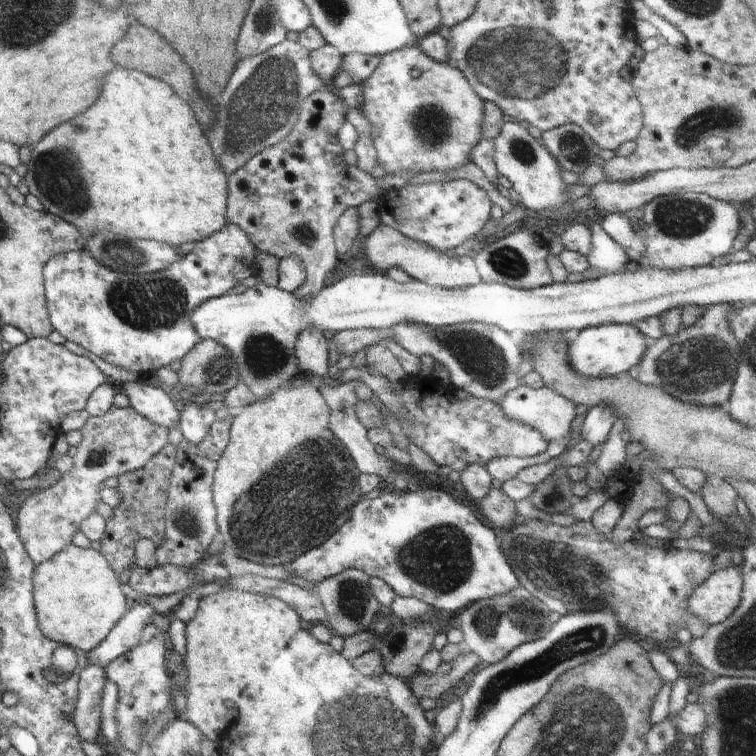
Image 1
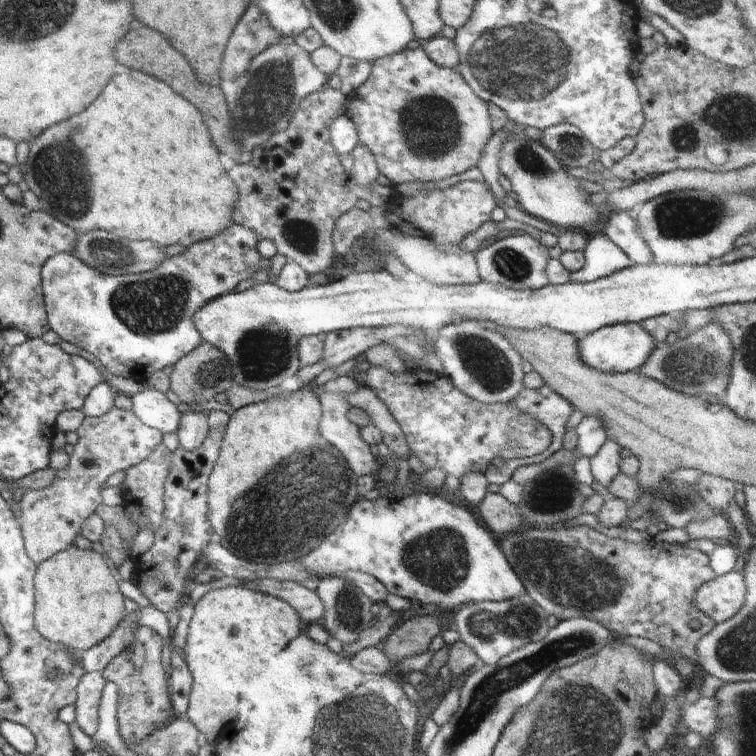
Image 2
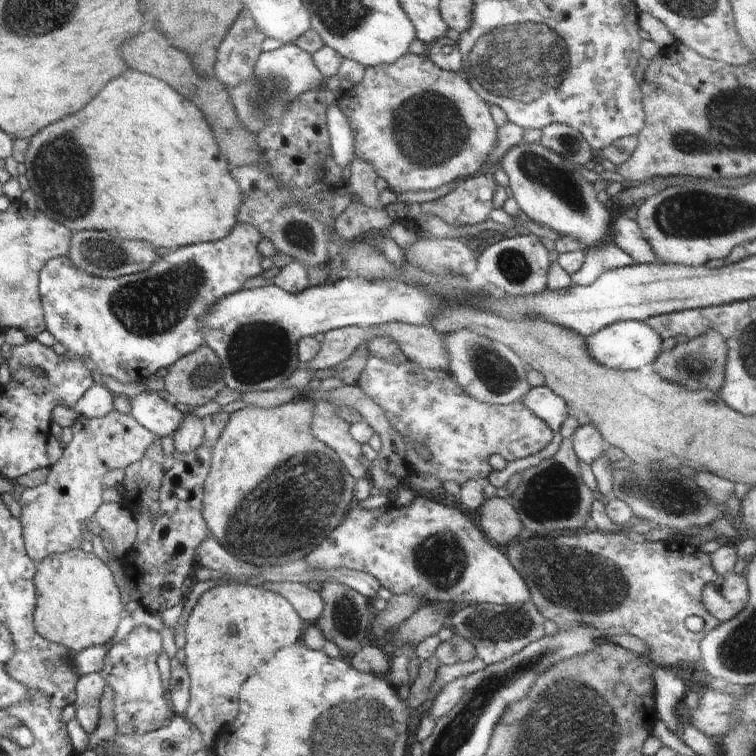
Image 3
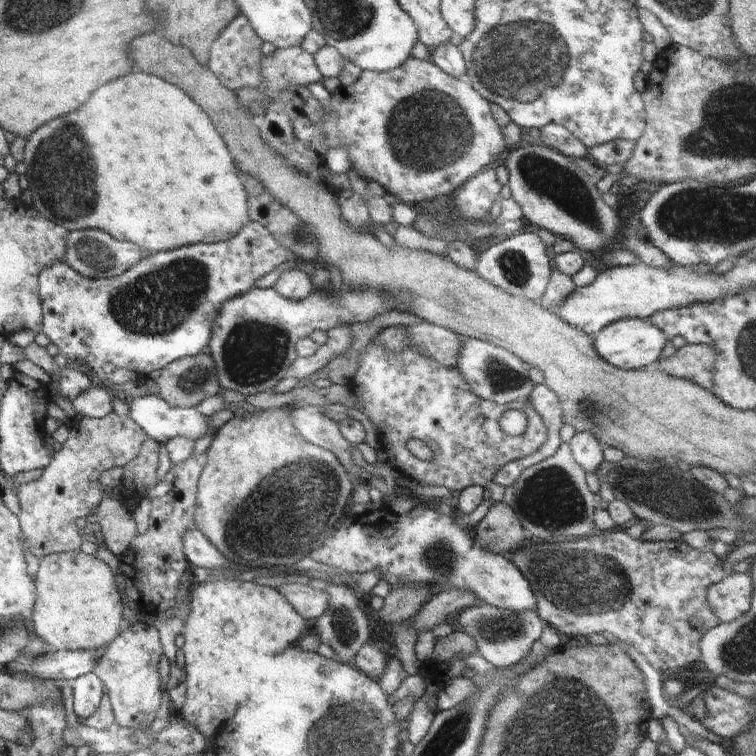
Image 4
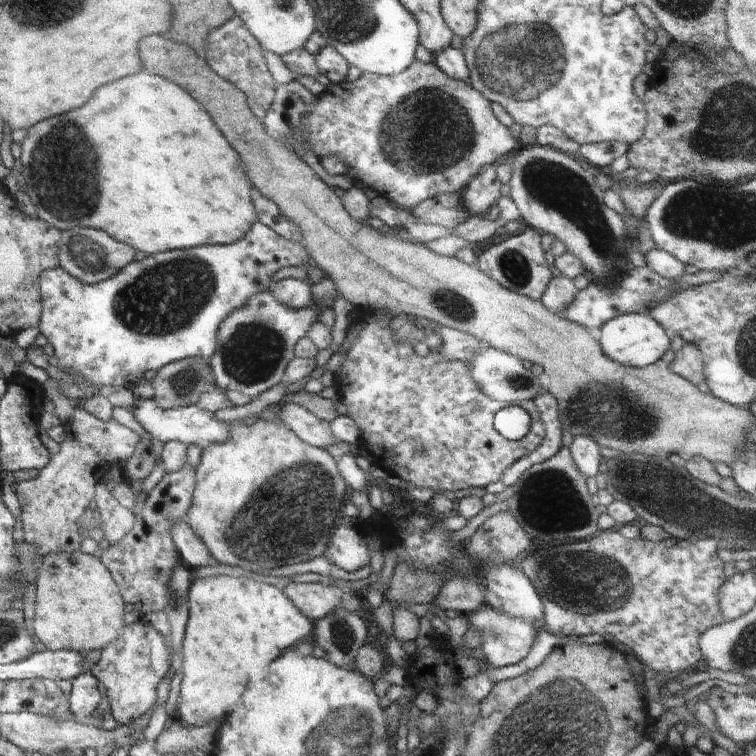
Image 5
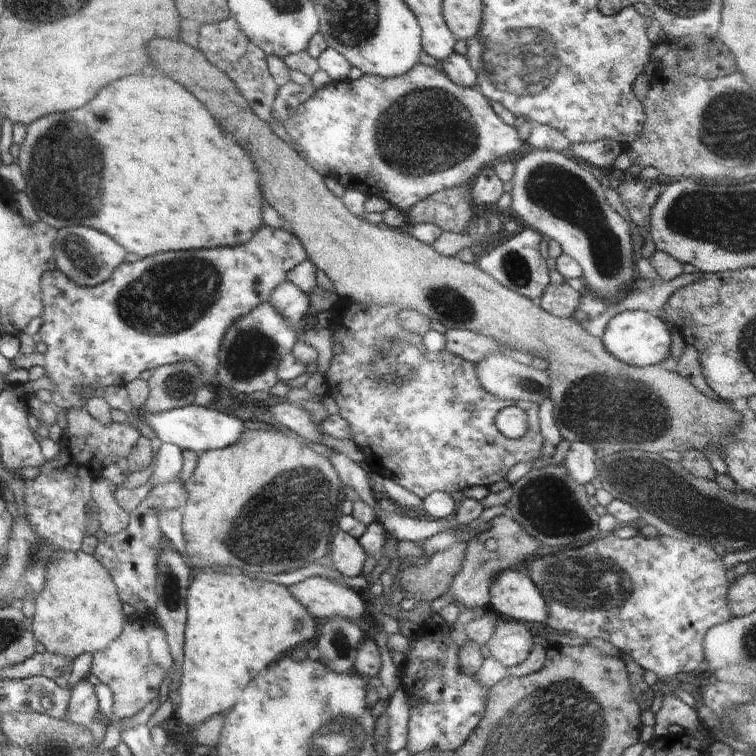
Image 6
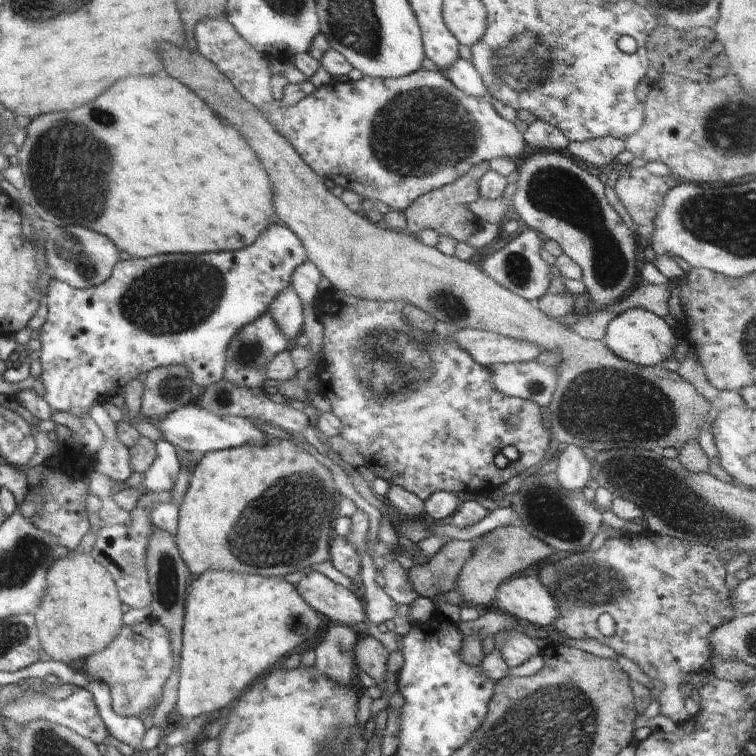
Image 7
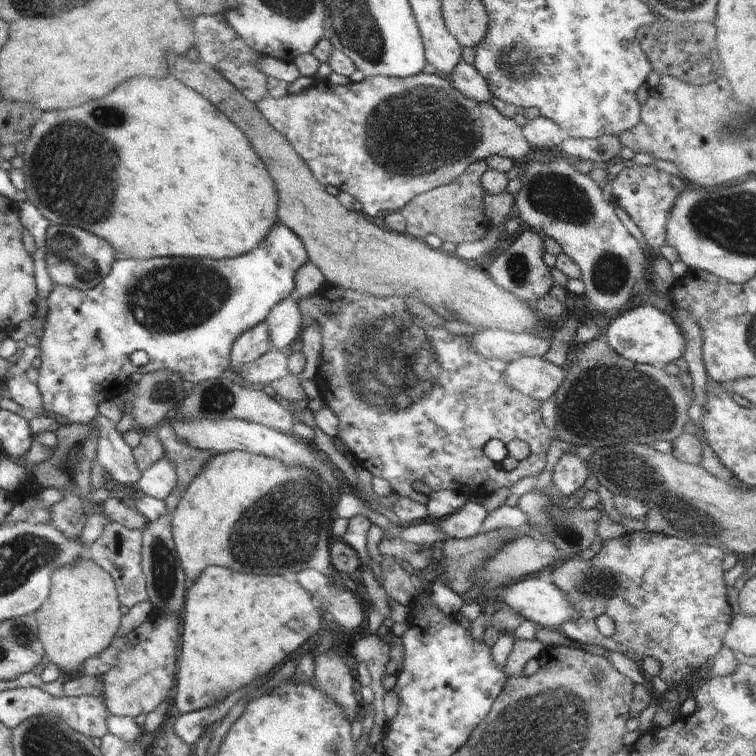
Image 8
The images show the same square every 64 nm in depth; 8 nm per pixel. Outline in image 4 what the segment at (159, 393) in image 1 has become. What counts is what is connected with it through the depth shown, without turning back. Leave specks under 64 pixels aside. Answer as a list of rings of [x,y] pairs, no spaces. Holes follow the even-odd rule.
[[[158,395],[133,399],[130,411],[135,424],[159,444],[174,438],[192,439],[195,442],[209,432],[207,417],[196,407],[172,407]]]

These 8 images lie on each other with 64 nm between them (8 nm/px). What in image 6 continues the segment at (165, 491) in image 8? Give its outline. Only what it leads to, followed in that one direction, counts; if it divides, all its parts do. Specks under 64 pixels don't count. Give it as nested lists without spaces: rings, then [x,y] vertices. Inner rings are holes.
[[[163,443],[155,455],[154,471],[150,476],[152,485],[167,484],[175,480],[182,469],[182,451],[178,446],[171,443]]]

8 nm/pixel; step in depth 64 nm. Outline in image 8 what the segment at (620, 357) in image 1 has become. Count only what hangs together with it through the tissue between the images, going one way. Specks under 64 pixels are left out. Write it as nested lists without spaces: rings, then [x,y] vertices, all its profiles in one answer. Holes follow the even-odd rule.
[[[654,305],[626,307],[611,317],[607,328],[604,337],[608,339],[610,347],[634,363],[644,363],[663,369],[681,358],[686,349],[686,340],[680,326],[666,311],[659,310]]]

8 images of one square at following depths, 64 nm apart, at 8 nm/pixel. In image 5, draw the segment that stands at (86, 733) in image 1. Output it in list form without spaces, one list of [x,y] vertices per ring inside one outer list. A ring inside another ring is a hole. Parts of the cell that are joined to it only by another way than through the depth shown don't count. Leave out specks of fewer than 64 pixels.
[[[86,671],[72,680],[72,692],[68,696],[69,716],[78,722],[91,715],[102,699],[103,690],[94,676]]]

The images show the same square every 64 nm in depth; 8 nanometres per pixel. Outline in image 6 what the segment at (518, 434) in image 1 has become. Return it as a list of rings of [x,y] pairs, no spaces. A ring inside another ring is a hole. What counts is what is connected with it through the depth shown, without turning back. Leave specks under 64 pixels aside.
[[[339,297],[336,306],[330,310],[333,314],[333,322],[329,327],[332,332],[333,358],[328,366],[328,374],[325,377],[327,385],[326,394],[338,405],[339,416],[347,422],[349,427],[349,438],[356,443],[356,446],[364,454],[366,464],[374,472],[384,478],[394,481],[396,484],[404,487],[418,498],[424,501],[432,492],[441,491],[447,494],[464,491],[474,486],[484,486],[490,490],[490,487],[497,482],[506,480],[508,474],[516,468],[518,464],[532,463],[540,454],[543,448],[543,437],[539,428],[539,405],[531,401],[512,401],[509,399],[500,399],[490,392],[487,392],[480,383],[477,375],[477,366],[463,357],[452,355],[446,350],[446,338],[444,334],[434,330],[429,330],[425,335],[409,332],[399,323],[398,306],[376,305],[375,303],[352,301]],[[507,407],[520,408],[527,417],[528,429],[520,438],[512,439],[505,436],[495,424],[496,416]]]

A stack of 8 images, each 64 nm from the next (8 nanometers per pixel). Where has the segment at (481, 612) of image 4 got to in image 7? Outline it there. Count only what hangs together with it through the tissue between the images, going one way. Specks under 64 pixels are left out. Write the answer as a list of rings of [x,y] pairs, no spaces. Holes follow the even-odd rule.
[[[518,628],[502,631],[496,638],[496,647],[502,651],[506,665],[516,668],[524,664],[531,656],[538,655],[541,651],[534,640],[519,632]]]

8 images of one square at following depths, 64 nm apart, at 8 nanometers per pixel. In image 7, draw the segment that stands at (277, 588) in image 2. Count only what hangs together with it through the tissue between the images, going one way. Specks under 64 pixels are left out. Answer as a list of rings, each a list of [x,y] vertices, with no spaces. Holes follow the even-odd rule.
[[[312,570],[295,588],[316,613],[324,614],[338,625],[354,627],[365,620],[362,599],[320,572]]]

